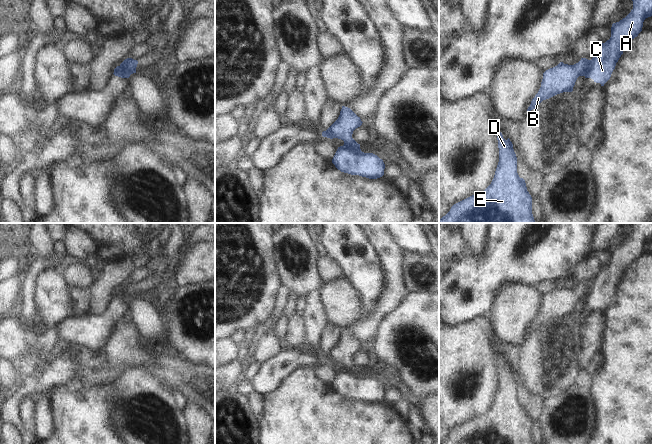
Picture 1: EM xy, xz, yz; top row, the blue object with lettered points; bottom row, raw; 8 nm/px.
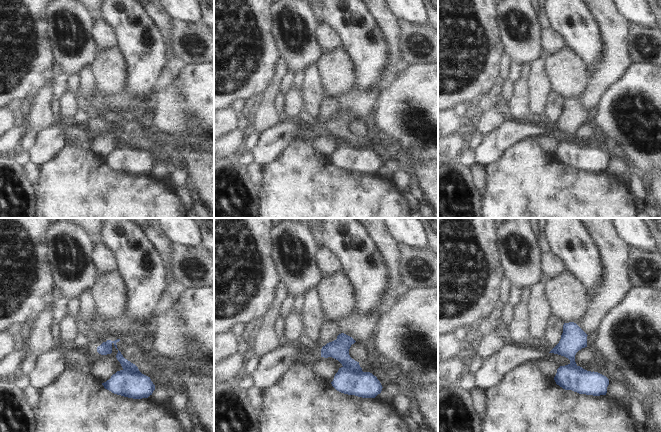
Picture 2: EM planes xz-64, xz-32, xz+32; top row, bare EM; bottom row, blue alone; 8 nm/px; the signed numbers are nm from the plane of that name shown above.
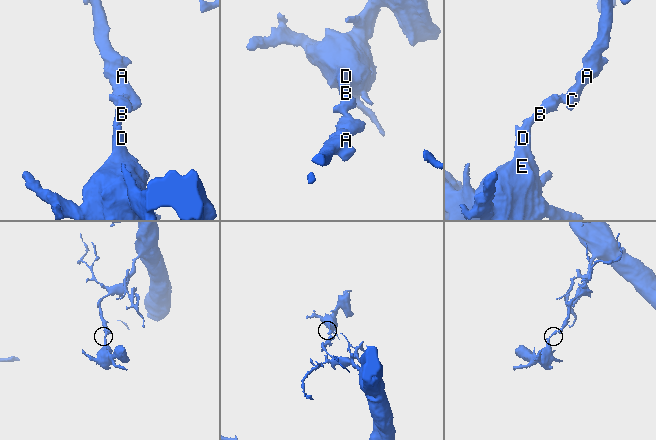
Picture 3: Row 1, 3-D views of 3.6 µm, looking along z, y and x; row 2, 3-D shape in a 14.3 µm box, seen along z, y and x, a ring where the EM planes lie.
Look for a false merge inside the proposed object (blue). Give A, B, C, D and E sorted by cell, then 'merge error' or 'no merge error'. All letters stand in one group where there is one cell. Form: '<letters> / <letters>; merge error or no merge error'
A C / B D E; merge error

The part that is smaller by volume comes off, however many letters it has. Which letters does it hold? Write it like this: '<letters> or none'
B, D, E

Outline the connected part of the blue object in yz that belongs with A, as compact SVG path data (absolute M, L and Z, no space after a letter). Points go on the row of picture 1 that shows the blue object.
M652 0L632 1L633 9L625 18L612 24L610 39L601 43L585 74L585 78L591 78L601 86L610 79L628 43L642 31L644 20L652 16Z

